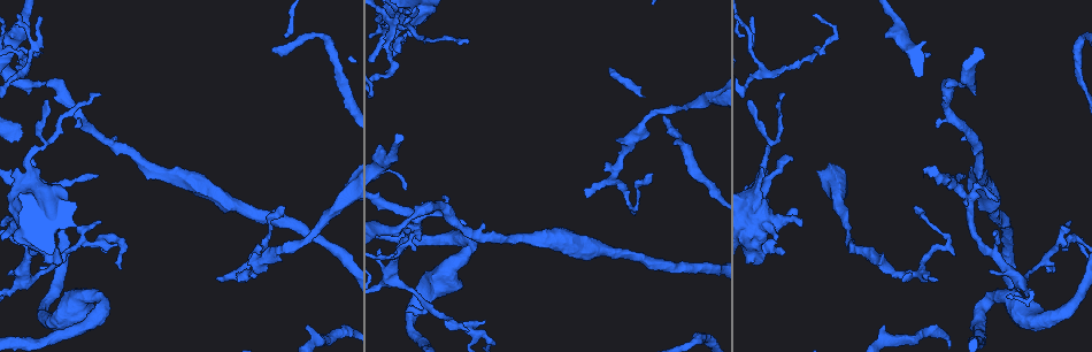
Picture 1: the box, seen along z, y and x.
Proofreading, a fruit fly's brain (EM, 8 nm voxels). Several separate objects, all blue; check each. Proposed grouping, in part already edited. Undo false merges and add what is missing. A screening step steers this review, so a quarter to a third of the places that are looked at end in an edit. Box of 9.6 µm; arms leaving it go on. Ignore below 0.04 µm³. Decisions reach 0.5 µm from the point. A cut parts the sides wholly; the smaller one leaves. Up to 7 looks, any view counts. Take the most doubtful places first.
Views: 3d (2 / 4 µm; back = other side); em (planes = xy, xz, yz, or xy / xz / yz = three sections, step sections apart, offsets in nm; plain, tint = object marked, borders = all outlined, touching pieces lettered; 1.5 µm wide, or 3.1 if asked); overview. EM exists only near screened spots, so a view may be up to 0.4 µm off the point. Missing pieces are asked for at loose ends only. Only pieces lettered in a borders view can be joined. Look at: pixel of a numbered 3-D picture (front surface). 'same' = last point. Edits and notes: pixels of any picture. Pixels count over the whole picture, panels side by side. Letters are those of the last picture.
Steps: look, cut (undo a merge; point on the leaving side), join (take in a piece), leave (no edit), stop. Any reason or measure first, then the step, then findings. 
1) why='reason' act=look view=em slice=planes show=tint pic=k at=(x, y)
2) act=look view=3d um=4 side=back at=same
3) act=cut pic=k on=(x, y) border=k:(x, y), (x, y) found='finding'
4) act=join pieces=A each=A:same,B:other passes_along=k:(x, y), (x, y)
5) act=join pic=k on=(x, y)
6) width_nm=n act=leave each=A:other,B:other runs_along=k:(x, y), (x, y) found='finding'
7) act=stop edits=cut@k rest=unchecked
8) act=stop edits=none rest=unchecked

why='an open end' act=look view=3d um=2 pic=1 at=(217, 277)

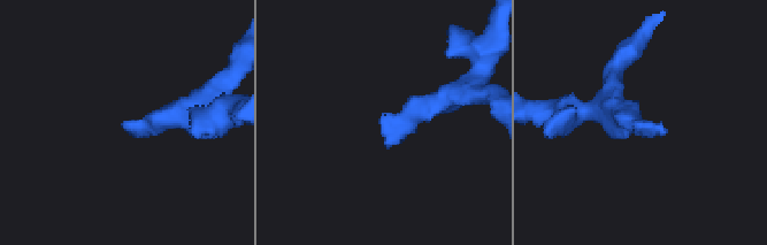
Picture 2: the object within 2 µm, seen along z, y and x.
why='now the EM' act=look view=em slice=xy step=8 show=tint pic=2 at=(383, 131)

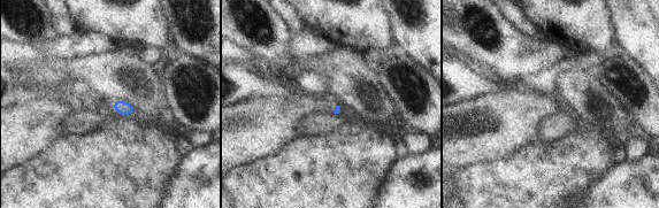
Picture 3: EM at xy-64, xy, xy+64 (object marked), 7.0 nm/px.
act=look view=em slice=yz step=8 show=borders at=same

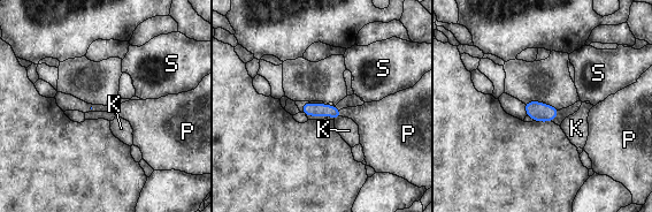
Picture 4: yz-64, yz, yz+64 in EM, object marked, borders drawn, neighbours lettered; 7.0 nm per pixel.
act=join pieces=P each=K:other,P:same,S:other passes_along=4:(323, 110), (339, 113), (374, 119) found='the neuron continues'

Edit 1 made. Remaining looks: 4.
act=look view=overview

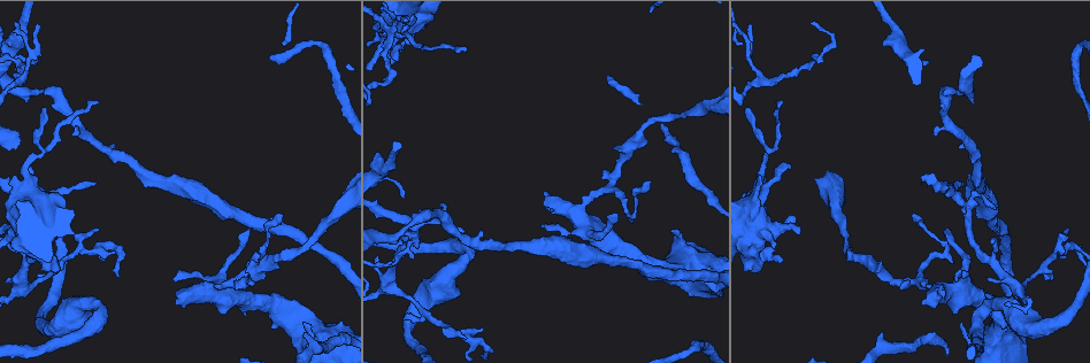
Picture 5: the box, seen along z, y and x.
why='thick end' act=look view=3d um=4 side=back pic=5 at=(427, 25)

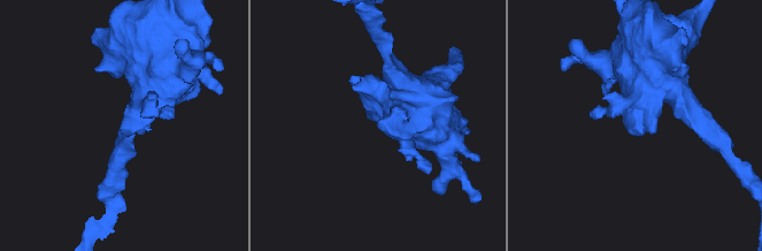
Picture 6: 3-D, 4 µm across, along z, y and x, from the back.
why='now the EM' act=look view=em slice=planes show=borders pic=6 at=(642, 133)

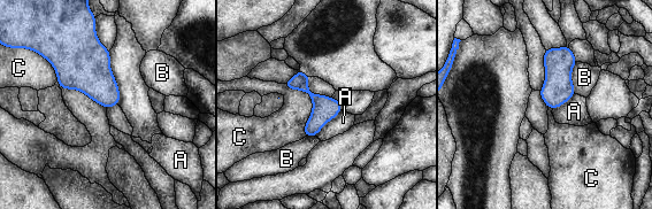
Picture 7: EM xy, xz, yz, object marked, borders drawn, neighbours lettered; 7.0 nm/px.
longest_contact=C:400nm act=leave each=A:other,B:other,C:other border=7:(283, 84), (312, 101), (306, 136) found='no lettered piece goes on from it'

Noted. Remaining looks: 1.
act=stop edits=join@4 rest=unchecked

